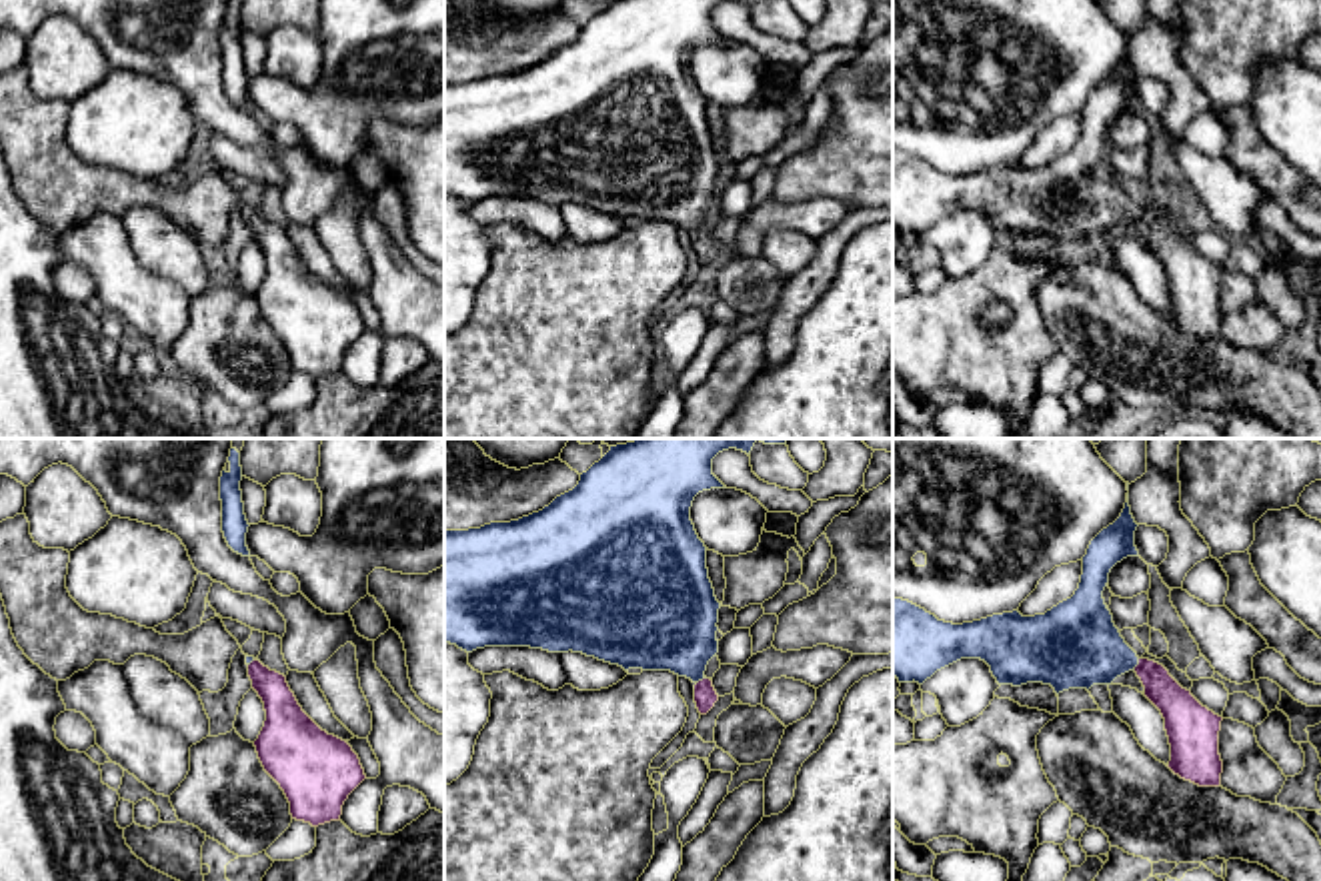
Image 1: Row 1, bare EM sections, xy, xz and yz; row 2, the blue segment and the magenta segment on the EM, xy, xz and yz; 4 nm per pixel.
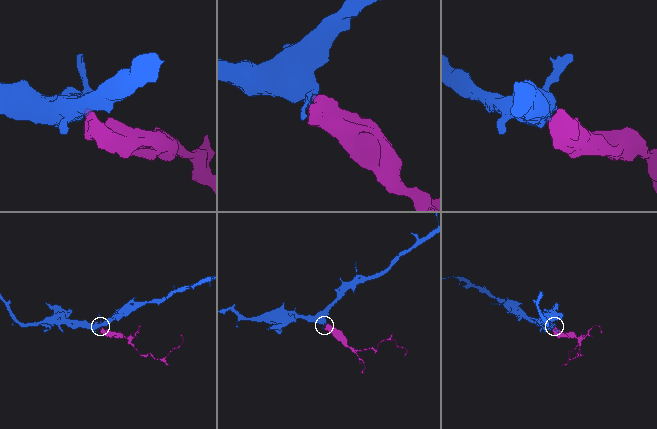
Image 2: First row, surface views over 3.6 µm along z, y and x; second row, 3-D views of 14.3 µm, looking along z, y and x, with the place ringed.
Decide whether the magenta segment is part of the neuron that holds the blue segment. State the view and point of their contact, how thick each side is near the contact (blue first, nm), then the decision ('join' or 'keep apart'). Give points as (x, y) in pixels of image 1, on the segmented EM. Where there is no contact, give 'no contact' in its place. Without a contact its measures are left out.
yz (1137, 663) | 320/150 nm | join

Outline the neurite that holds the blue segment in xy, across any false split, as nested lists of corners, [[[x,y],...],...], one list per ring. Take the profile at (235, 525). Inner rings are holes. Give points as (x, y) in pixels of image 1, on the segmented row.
[[[230,449],[228,463],[230,469],[224,469],[220,477],[222,533],[234,553],[250,557],[250,551],[246,547],[246,533],[250,525],[244,515],[240,491],[242,467],[240,453],[236,449]]]

